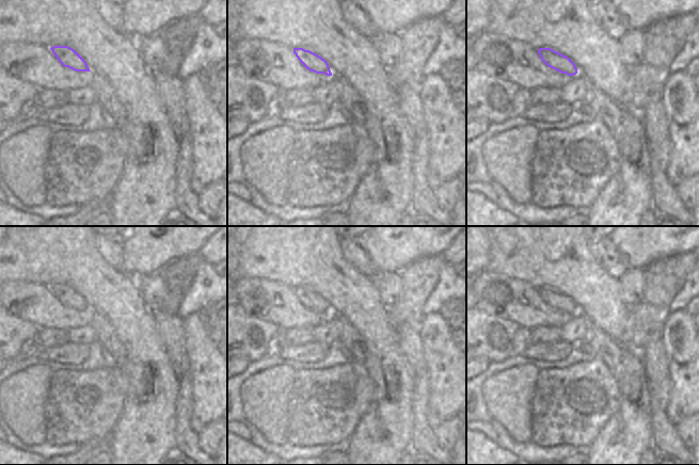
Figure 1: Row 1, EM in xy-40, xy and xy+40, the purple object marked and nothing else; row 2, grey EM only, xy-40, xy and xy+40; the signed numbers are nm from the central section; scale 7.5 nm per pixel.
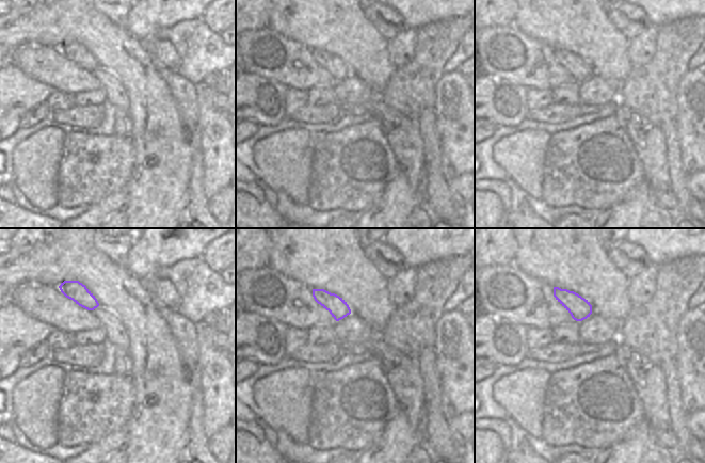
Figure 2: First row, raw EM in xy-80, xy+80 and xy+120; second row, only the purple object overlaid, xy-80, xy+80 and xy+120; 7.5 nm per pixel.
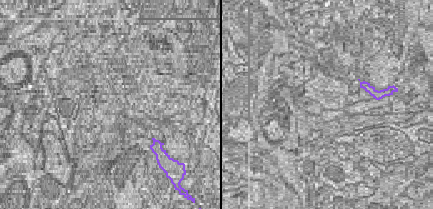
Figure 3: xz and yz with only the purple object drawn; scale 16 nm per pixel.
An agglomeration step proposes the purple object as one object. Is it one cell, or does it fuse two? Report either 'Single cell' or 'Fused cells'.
Single cell.

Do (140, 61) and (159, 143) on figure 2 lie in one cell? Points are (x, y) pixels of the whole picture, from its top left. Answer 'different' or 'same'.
same

